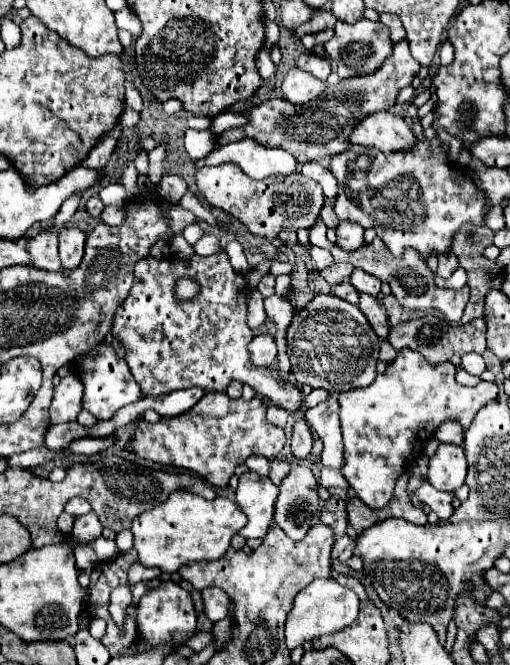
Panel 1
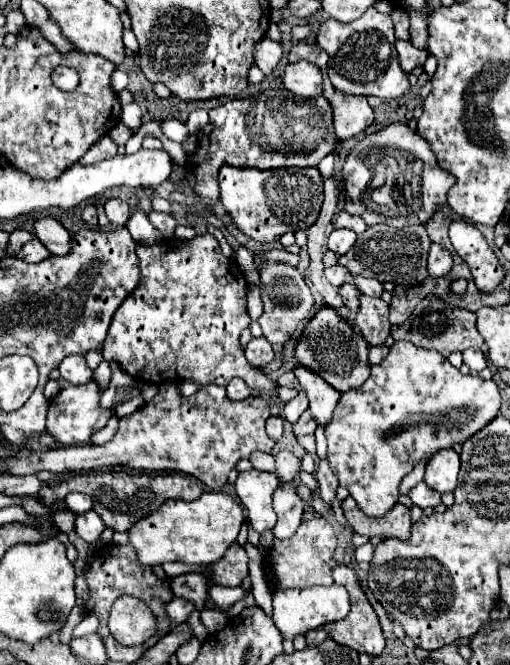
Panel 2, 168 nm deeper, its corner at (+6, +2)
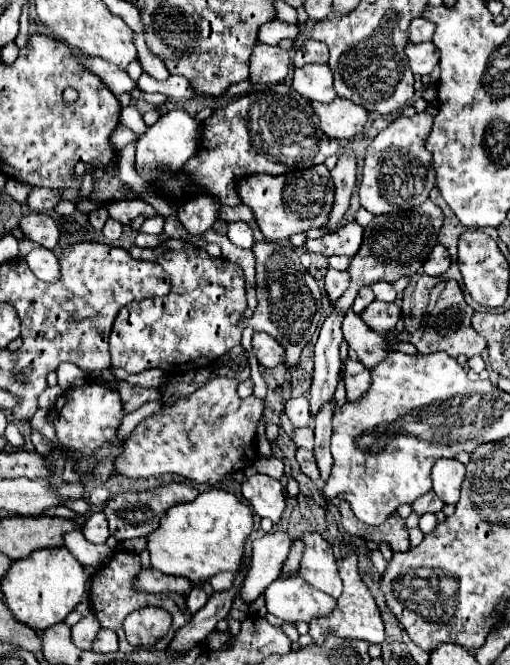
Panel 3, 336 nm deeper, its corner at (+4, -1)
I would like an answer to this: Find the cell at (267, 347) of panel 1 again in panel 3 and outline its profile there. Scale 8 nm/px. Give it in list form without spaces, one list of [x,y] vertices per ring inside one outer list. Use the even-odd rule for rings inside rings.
[[[255,333],[253,335],[253,351],[261,367],[273,369],[283,363],[285,349],[267,333]]]

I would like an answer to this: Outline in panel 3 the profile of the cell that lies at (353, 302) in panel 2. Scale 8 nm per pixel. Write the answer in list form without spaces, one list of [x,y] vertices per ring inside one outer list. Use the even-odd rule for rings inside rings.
[[[363,287],[363,291],[359,291],[355,303],[353,303],[353,311],[359,315],[371,301],[375,301],[375,295],[371,291],[371,287]]]

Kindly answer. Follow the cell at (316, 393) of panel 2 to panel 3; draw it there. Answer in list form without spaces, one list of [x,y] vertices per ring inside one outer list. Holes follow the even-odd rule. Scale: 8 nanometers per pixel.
[[[261,241],[253,245],[253,253],[257,257],[257,299],[259,305],[249,319],[243,321],[245,327],[253,331],[263,331],[275,337],[285,353],[285,363],[295,367],[299,363],[301,349],[309,343],[311,335],[317,329],[321,319],[321,297],[323,291],[319,283],[309,275],[309,271],[301,265],[299,255],[291,243],[271,243]]]

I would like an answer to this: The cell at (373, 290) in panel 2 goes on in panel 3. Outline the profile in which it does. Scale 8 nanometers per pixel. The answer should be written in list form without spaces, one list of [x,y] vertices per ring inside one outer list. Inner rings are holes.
[[[375,283],[371,289],[375,291],[375,297],[377,297],[379,301],[387,301],[387,303],[391,303],[391,301],[397,299],[397,291],[393,289],[391,283]]]

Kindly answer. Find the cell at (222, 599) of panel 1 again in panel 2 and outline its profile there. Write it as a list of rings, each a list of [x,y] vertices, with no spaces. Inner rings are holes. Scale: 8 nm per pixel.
[[[181,574],[171,580],[171,590],[175,596],[181,596],[195,604],[197,610],[203,610],[207,606],[209,598],[209,582],[203,574]]]

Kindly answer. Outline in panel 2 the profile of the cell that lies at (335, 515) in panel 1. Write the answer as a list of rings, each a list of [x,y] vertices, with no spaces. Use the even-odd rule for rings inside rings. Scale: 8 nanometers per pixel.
[[[319,460],[317,462],[317,472],[315,478],[319,482],[319,496],[325,500],[325,504],[333,506],[337,502],[337,478],[333,476],[327,460]]]

